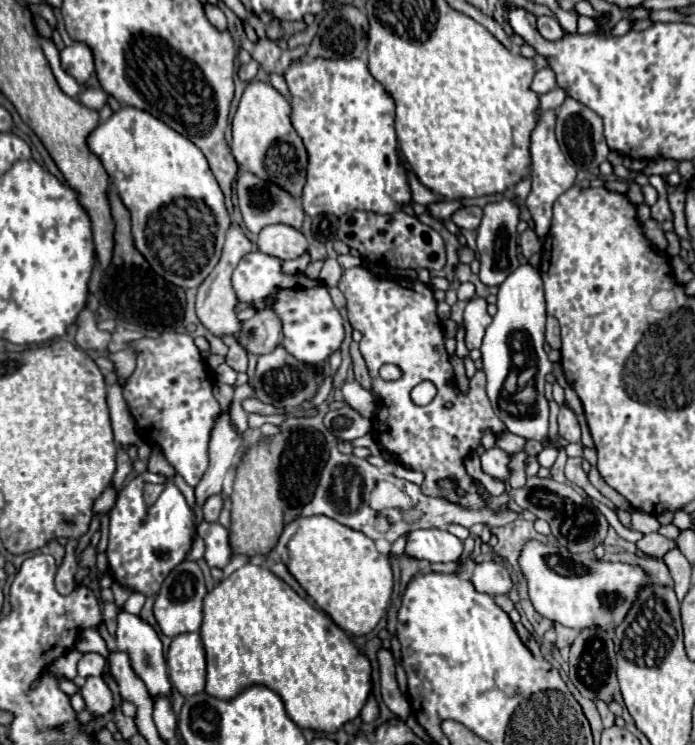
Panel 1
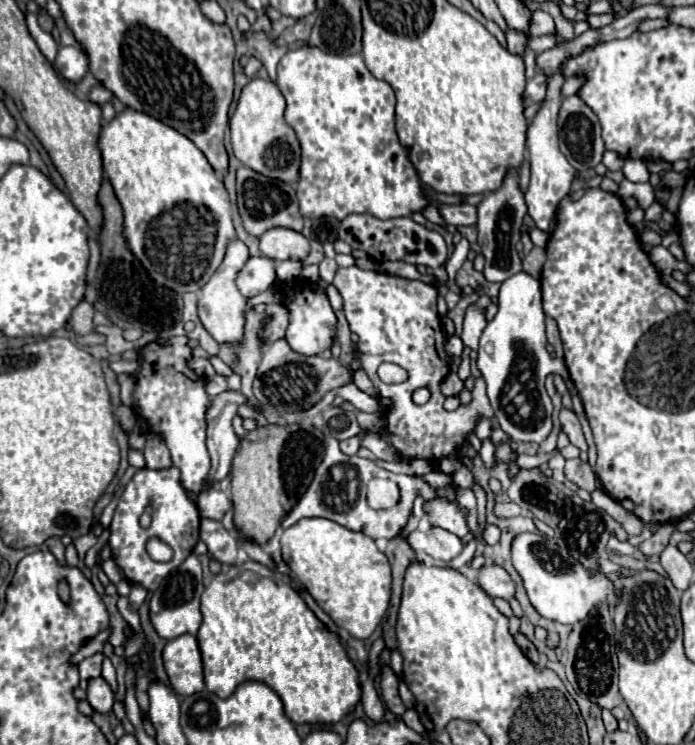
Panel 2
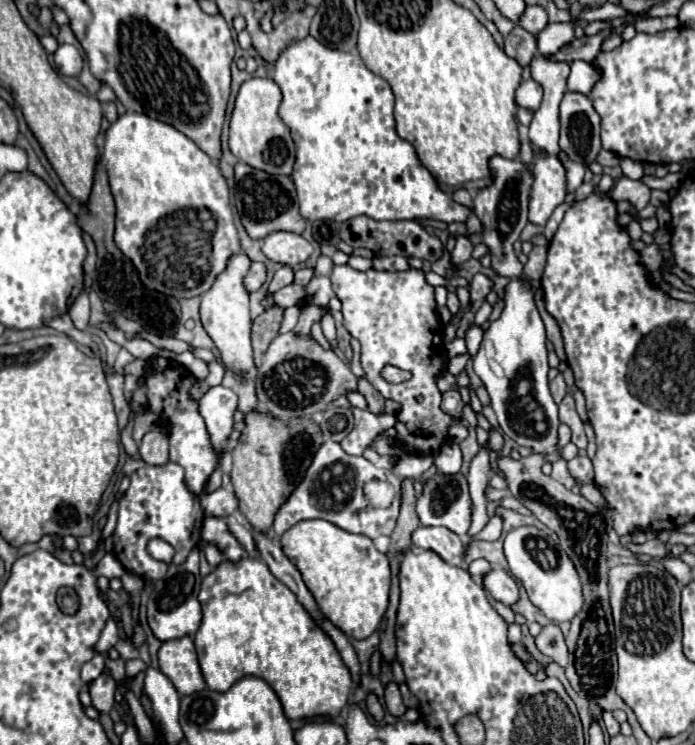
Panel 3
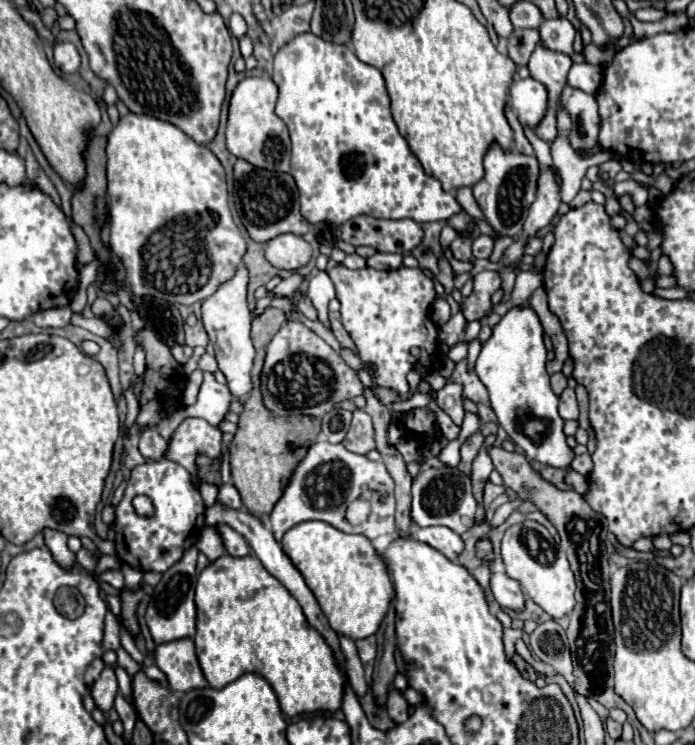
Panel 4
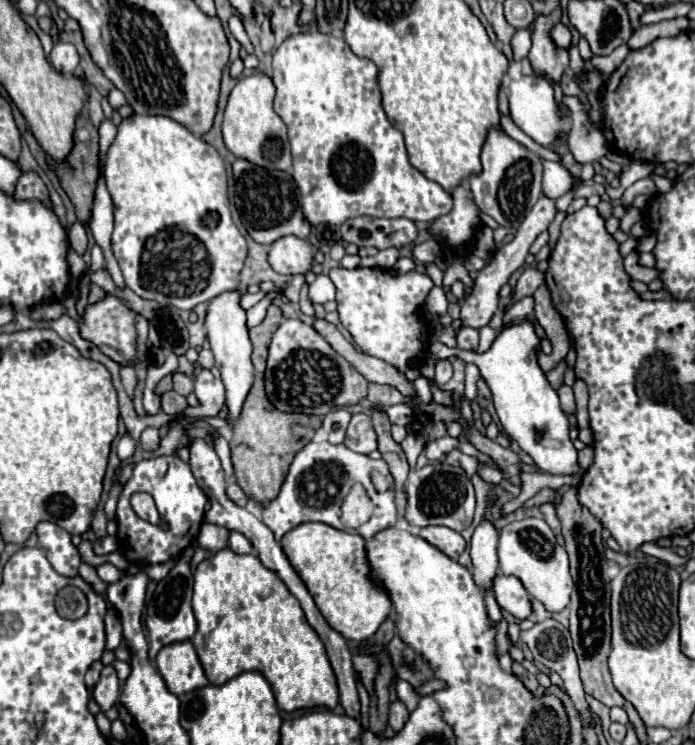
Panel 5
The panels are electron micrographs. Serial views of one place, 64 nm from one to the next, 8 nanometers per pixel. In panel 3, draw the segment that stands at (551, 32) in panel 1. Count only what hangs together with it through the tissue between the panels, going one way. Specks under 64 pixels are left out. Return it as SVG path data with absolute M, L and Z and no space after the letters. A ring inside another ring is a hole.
M526 6L526 12L520 18L518 26L522 26L524 30L528 30L530 34L538 36L548 26L548 14L540 6Z

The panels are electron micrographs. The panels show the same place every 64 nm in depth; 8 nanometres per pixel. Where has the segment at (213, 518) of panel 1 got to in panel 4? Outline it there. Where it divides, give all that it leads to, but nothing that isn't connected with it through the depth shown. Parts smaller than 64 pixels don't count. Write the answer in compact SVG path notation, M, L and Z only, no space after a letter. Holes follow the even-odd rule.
M224 484L224 486L220 486L216 500L220 500L220 504L224 504L226 508L242 508L240 494L238 494L238 490L236 490L232 484Z

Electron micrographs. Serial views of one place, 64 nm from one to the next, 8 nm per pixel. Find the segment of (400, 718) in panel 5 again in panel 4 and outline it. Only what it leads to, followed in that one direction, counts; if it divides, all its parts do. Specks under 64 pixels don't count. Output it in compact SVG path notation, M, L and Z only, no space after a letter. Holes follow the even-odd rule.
M390 688L390 692L388 692L386 710L388 710L388 716L390 716L394 722L404 722L404 720L408 720L408 702L402 698L402 694L400 694L396 688Z

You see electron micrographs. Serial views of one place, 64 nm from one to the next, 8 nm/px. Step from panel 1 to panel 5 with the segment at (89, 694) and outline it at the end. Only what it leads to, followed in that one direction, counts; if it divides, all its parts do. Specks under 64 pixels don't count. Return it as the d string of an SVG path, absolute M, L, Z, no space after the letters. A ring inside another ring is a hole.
M104 666L100 680L92 690L92 698L98 702L102 712L106 712L118 702L118 696L120 696L120 682L116 670L114 666Z

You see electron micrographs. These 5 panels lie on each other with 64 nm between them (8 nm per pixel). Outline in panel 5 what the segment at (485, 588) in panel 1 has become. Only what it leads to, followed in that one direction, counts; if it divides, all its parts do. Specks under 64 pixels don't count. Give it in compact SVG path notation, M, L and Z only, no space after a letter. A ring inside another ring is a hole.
M498 572L496 580L492 582L492 590L500 608L510 612L514 618L524 620L530 614L528 592L520 584L520 580L516 580L514 576L504 576Z

